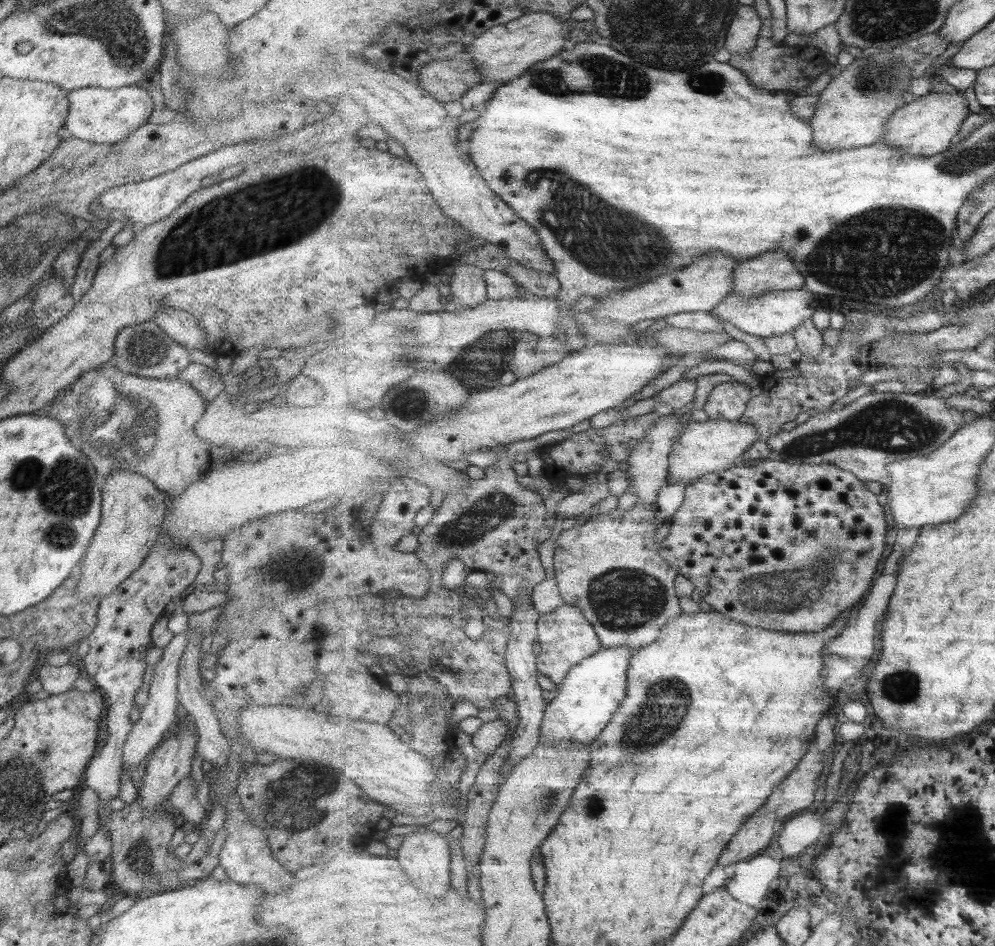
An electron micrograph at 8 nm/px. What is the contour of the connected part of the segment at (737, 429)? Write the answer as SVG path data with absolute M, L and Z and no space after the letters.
M726 419L704 422L692 420L681 434L671 454L670 483L693 485L707 474L730 470L744 462L744 456L761 440L761 430L756 425Z

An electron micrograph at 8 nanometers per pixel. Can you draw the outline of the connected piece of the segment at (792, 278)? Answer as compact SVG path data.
M782 249L771 250L758 258L738 263L732 293L751 298L763 292L804 288L805 276L798 270L790 253Z

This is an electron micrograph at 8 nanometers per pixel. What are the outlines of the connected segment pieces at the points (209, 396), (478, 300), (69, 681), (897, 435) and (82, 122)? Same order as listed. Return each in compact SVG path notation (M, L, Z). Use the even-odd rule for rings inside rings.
M191 362L178 377L195 388L207 402L214 400L223 391L223 382L210 367L198 362Z
M461 264L456 266L451 287L454 292L452 296L456 296L462 301L464 309L476 308L489 299L489 284L485 269L475 265Z
M77 661L63 666L51 666L45 662L37 667L36 679L43 684L43 692L47 695L58 695L70 691L77 678L83 674Z
M930 391L916 394L871 392L840 411L819 412L795 429L782 431L769 440L769 445L774 452L780 454L781 460L786 462L834 464L844 470L854 471L863 481L888 485L893 483L889 471L893 462L935 453L948 444L968 422L969 413L953 407L945 398L933 395Z
M130 85L116 90L87 87L68 93L68 118L65 127L71 137L98 145L122 143L137 128L149 122L155 104L145 85Z

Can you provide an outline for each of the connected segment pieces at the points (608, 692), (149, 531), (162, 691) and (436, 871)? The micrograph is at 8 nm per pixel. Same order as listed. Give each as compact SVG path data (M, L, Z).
M626 645L622 648L605 649L574 666L563 686L559 687L558 697L549 704L542 725L541 745L563 749L579 749L584 745L593 745L609 728L610 722L628 698L628 672L637 651Z
M118 469L107 476L102 487L101 521L88 546L88 554L82 558L82 579L76 589L80 600L102 600L130 574L142 568L163 533L165 516L169 511L168 500L168 496L147 476L136 471Z
M186 634L175 635L169 644L163 648L163 655L158 664L155 664L155 671L150 683L148 702L141 709L140 718L133 723L130 734L128 734L123 746L123 760L127 764L127 775L137 764L148 761L152 751L162 744L178 722L178 690L179 664L187 647L189 639Z
M426 829L414 831L404 837L403 845L398 849L400 860L410 870L410 876L426 890L426 894L434 894L434 898L446 896L446 890L452 882L452 852L455 842L448 835Z

